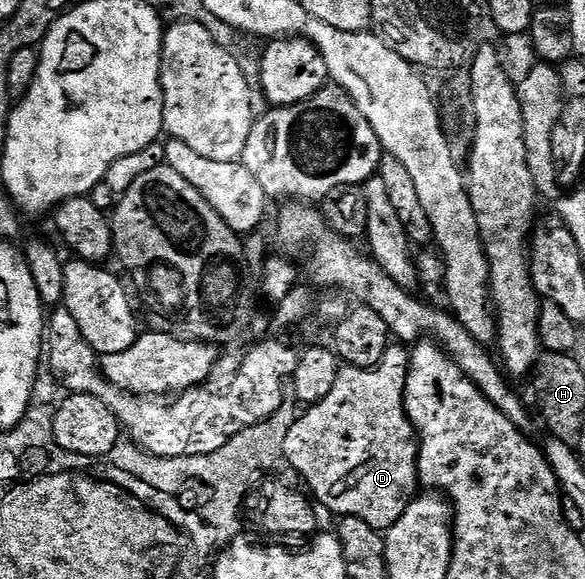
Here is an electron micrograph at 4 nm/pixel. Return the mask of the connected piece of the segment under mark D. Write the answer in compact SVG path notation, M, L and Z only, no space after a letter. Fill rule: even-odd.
M392 342L372 368L341 367L334 382L334 390L330 390L326 398L297 415L284 443L289 469L293 473L297 472L308 483L307 491L321 509L329 508L330 511L337 512L337 517L340 518L362 518L362 522L377 530L392 528L394 522L402 518L406 506L418 492L416 429L404 413L404 387L409 355L409 349L405 345Z

